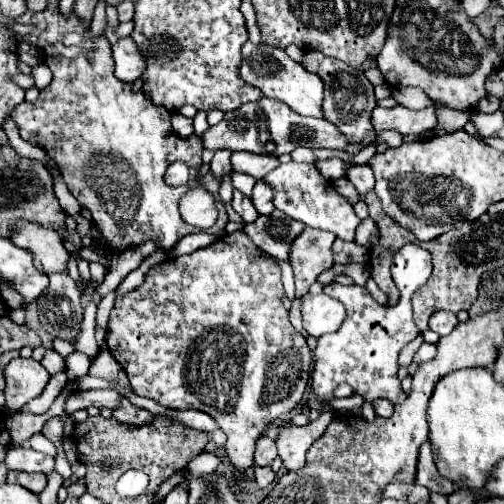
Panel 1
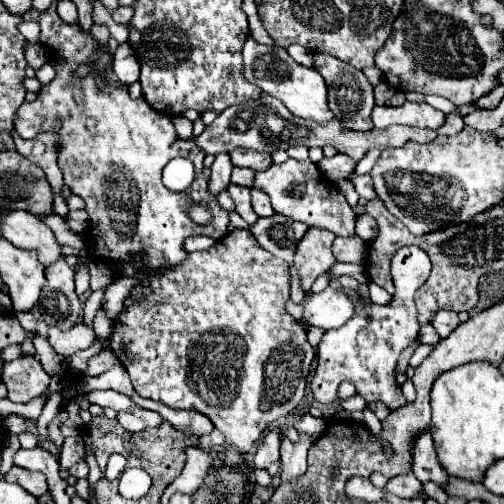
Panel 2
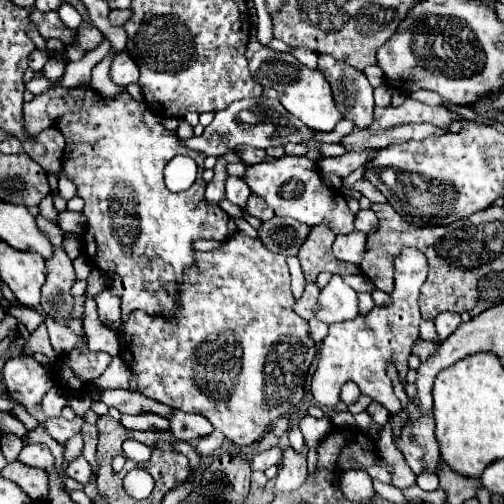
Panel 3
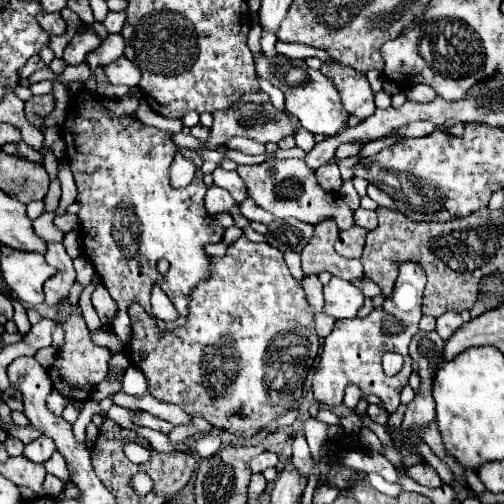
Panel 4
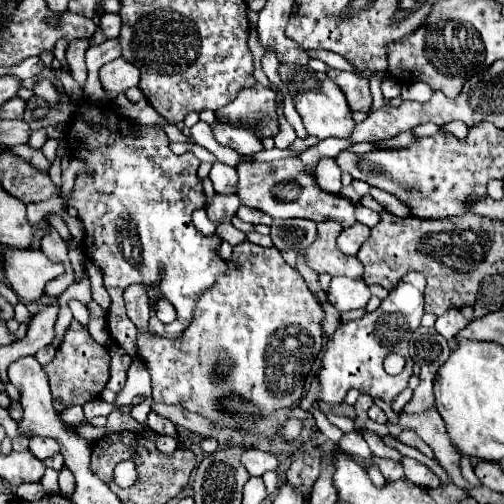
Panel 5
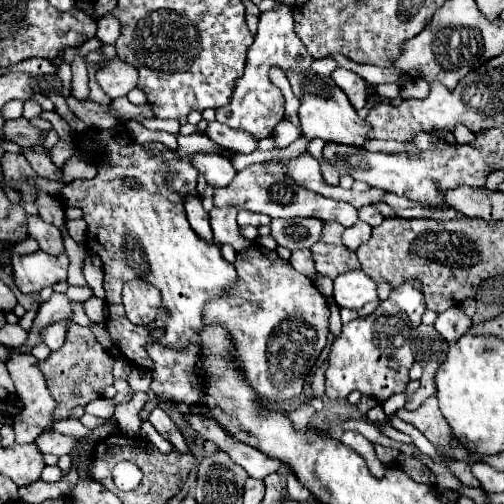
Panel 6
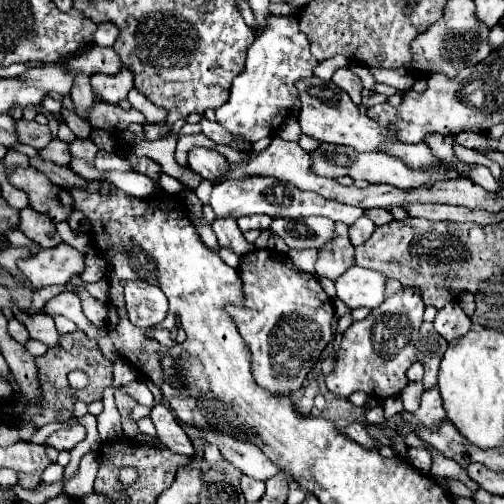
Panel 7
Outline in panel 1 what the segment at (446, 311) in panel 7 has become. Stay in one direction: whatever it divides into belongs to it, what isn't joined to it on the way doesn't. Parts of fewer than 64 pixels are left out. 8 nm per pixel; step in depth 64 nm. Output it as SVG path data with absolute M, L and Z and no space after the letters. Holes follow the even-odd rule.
M440 310L440 312L434 312L432 318L430 318L430 330L438 332L440 336L444 334L450 334L458 324L458 318L456 314L452 312L446 312L446 310Z

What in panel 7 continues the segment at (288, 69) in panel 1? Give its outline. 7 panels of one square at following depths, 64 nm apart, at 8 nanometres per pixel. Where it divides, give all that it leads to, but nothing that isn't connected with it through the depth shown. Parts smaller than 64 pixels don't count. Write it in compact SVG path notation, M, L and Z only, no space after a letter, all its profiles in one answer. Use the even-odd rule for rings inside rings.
M310 76L296 82L296 90L302 102L298 122L302 126L302 132L310 138L316 138L320 142L332 142L332 144L346 144L356 148L358 152L378 152L382 144L386 142L398 142L388 136L386 128L380 128L372 118L362 114L350 100L350 96L336 88L330 82L320 80L318 76Z

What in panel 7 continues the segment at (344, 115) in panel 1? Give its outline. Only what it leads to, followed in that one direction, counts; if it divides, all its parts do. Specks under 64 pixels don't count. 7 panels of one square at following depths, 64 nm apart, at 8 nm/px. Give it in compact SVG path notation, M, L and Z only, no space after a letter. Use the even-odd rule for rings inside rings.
M350 68L336 70L334 76L332 76L332 82L336 86L340 86L344 92L348 92L348 96L352 98L352 102L356 106L362 104L362 82L360 82L360 78L354 72L350 72Z

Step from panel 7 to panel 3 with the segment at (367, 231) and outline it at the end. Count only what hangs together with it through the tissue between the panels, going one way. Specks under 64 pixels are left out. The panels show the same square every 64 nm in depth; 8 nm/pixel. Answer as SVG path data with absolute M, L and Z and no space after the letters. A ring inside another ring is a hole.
M352 232L348 236L336 236L332 252L338 260L360 264L366 252L366 236L362 232Z

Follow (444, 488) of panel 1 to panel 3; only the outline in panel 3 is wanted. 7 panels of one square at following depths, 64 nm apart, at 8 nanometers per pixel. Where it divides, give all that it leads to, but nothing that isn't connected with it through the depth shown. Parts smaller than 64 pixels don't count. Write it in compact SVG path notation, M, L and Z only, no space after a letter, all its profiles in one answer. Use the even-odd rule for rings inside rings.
M412 416L412 420L404 424L404 432L400 440L396 440L396 448L404 454L414 474L422 474L422 472L438 474L438 466L442 458L434 438L432 416Z

